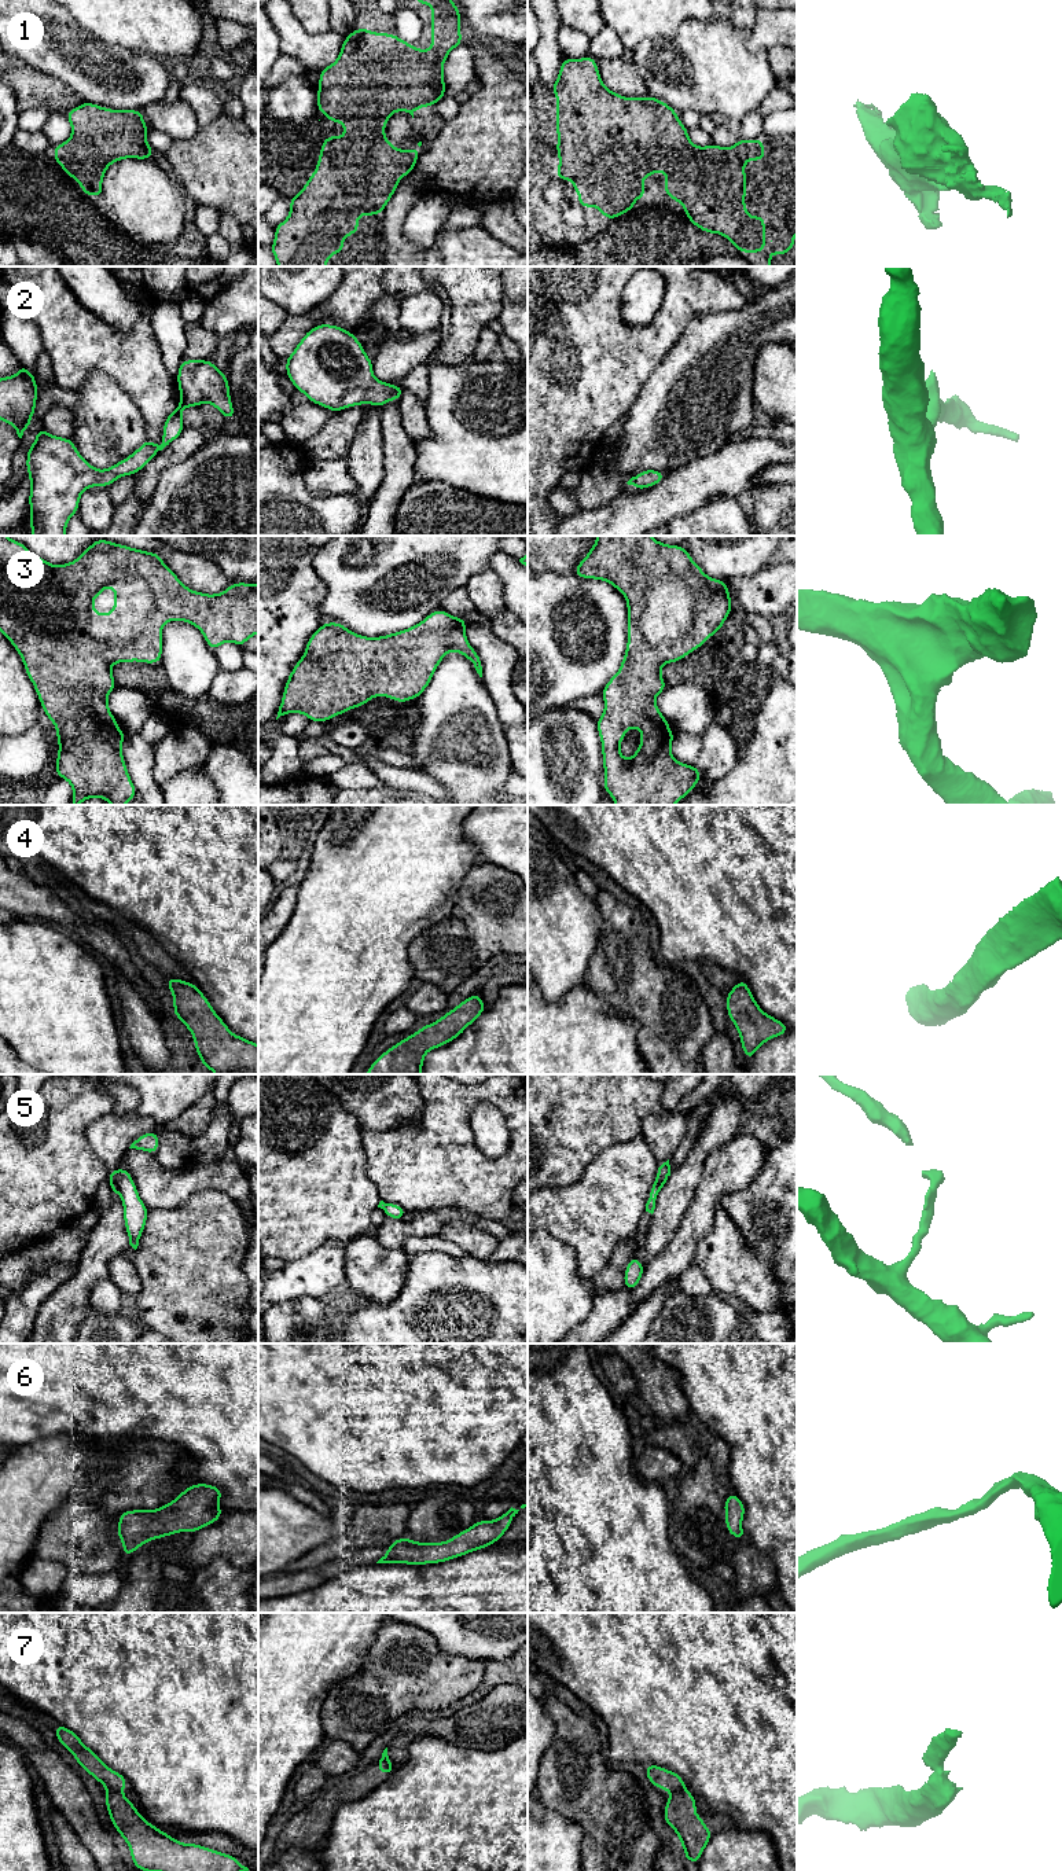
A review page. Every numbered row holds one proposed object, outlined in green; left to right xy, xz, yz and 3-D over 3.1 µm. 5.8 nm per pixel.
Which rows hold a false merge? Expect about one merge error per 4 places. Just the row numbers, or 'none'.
5, 7

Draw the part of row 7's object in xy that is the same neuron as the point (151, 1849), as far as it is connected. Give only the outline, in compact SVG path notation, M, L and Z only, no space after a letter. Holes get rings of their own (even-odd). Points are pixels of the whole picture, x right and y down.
M109 1790L104 1802L113 1826L129 1846L135 1868L143 1871L249 1871L234 1856L198 1844L176 1841L172 1835L148 1823L122 1793Z

